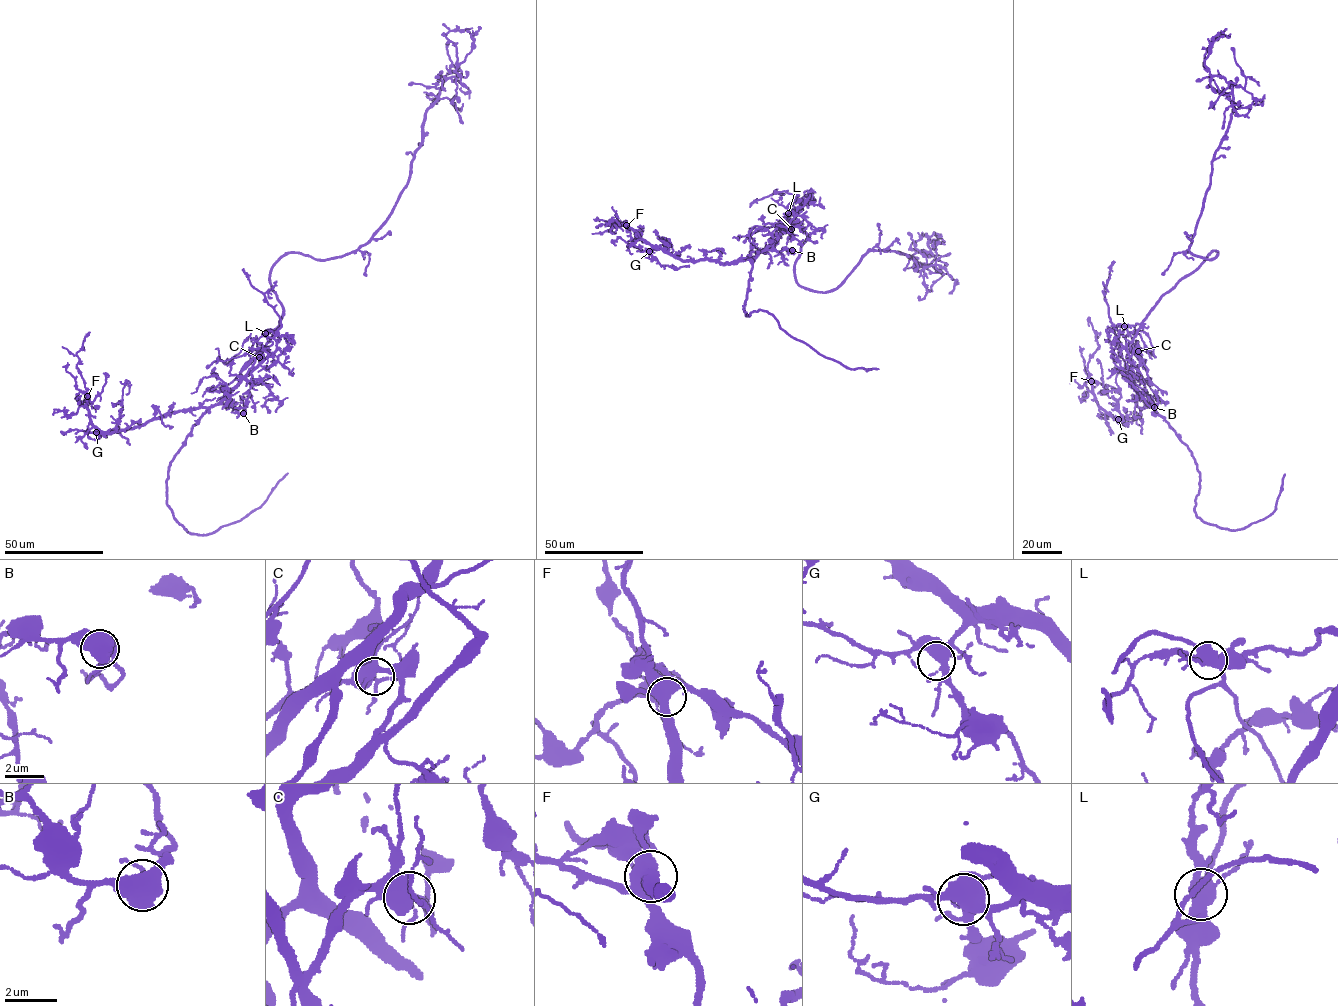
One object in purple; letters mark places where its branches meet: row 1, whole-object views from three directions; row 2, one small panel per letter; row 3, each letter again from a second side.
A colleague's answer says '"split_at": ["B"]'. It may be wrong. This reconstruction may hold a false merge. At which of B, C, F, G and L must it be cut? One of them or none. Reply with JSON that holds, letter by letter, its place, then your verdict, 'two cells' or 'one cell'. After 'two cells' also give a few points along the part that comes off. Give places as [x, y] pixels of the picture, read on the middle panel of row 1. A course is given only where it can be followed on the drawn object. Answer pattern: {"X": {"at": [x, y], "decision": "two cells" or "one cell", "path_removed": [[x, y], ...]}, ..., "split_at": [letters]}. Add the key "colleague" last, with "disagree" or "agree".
{"B": {"at": [792, 250], "decision": "one cell"}, "C": {"at": [791, 229], "decision": "one cell"}, "F": {"at": [626, 225], "decision": "one cell"}, "G": {"at": [649, 251], "decision": "one cell"}, "L": {"at": [788, 213], "decision": "one cell"}, "split_at": [], "colleague": "disagree"}

